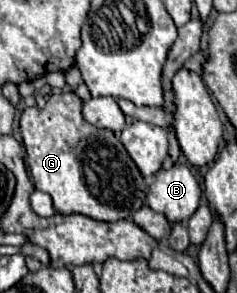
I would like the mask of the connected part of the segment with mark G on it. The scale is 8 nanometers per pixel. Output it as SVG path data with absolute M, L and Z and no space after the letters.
M55 91L45 109L27 107L21 113L21 135L35 189L49 193L61 215L81 213L95 221L133 219L143 207L149 185L121 141L105 129L95 129L81 115L83 101L73 91Z

